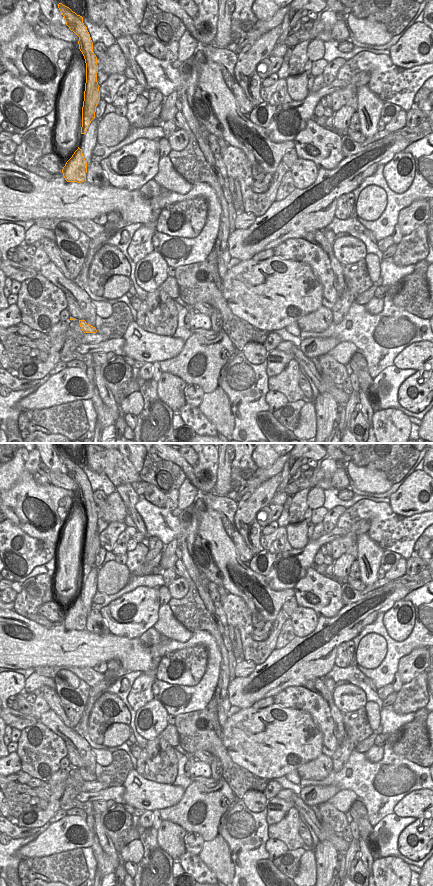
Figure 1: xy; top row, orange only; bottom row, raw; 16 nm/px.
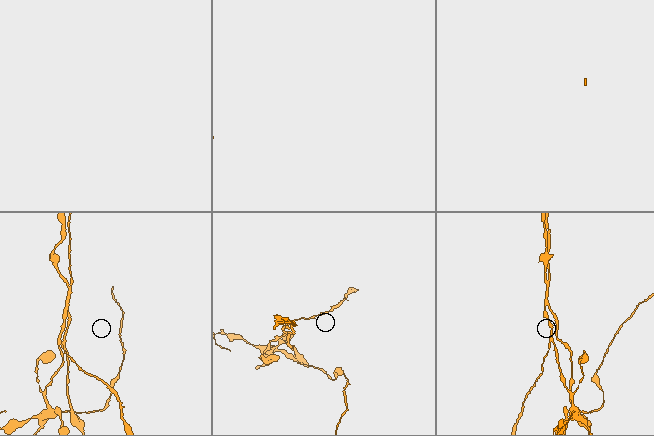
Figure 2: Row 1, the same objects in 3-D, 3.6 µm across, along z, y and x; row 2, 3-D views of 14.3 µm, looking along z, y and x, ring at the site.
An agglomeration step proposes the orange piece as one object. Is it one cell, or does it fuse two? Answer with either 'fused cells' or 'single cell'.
fused cells

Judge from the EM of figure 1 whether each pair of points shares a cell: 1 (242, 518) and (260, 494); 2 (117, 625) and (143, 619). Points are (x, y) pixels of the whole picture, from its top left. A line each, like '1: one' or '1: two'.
1: one
2: one

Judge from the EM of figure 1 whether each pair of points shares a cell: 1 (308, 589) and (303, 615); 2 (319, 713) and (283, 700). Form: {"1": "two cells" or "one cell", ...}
{"1": "two cells", "2": "one cell"}

